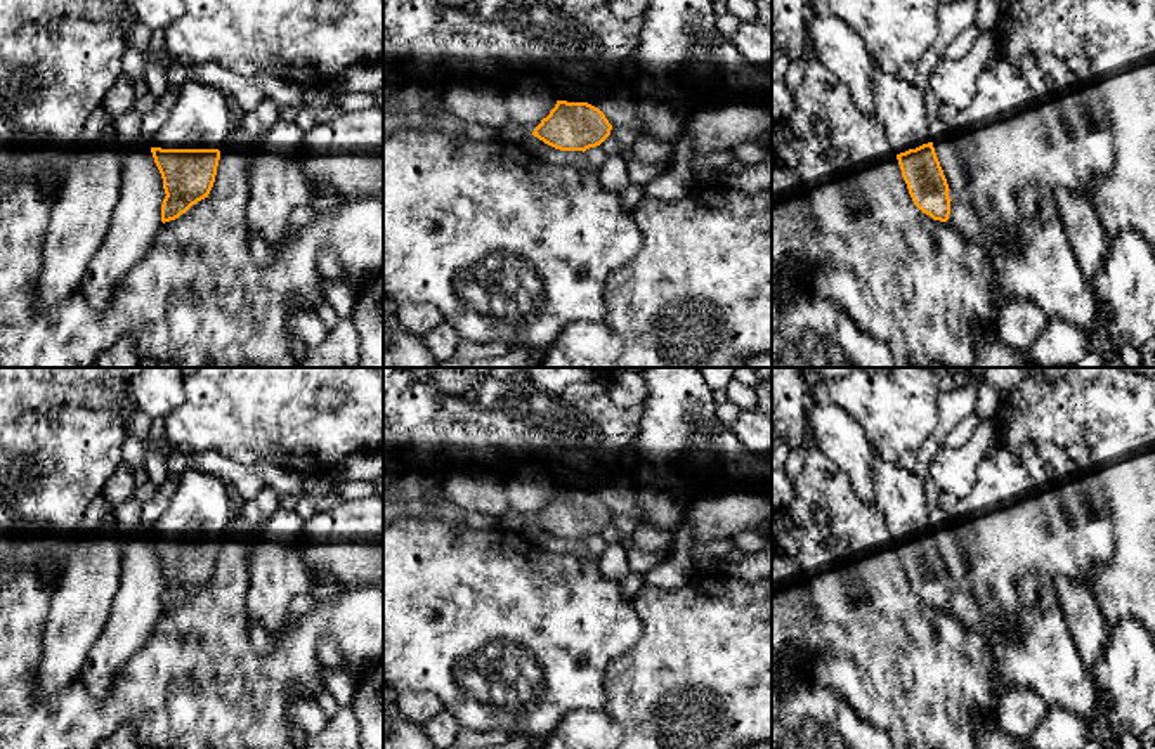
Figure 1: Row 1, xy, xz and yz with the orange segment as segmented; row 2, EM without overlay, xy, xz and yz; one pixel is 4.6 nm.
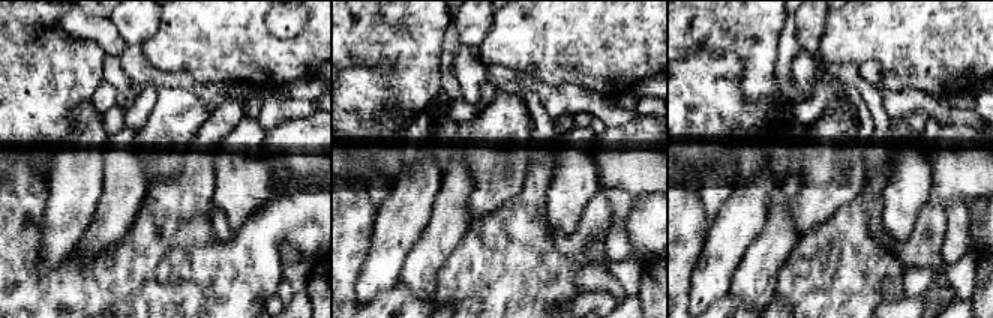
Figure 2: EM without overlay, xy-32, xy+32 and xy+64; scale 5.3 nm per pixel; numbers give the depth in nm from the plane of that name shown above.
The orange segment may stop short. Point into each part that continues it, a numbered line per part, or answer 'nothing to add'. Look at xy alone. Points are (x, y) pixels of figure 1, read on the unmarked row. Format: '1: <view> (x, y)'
1: xy (200, 507)

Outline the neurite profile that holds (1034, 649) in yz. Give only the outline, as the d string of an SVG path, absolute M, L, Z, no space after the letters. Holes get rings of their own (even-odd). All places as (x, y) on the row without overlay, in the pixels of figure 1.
M959 583L950 589L947 610L968 629L987 640L992 650L994 674L1004 692L1011 688L1030 688L1047 706L1068 709L1082 720L1094 720L1098 716L1100 706L1093 666L1082 661L1068 624L1058 609L1021 609L1015 617L1002 615L994 622L983 605Z

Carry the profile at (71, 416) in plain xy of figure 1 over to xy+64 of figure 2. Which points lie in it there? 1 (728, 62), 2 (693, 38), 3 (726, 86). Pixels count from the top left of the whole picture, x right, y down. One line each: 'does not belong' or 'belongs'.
1: does not belong
2: belongs
3: does not belong

